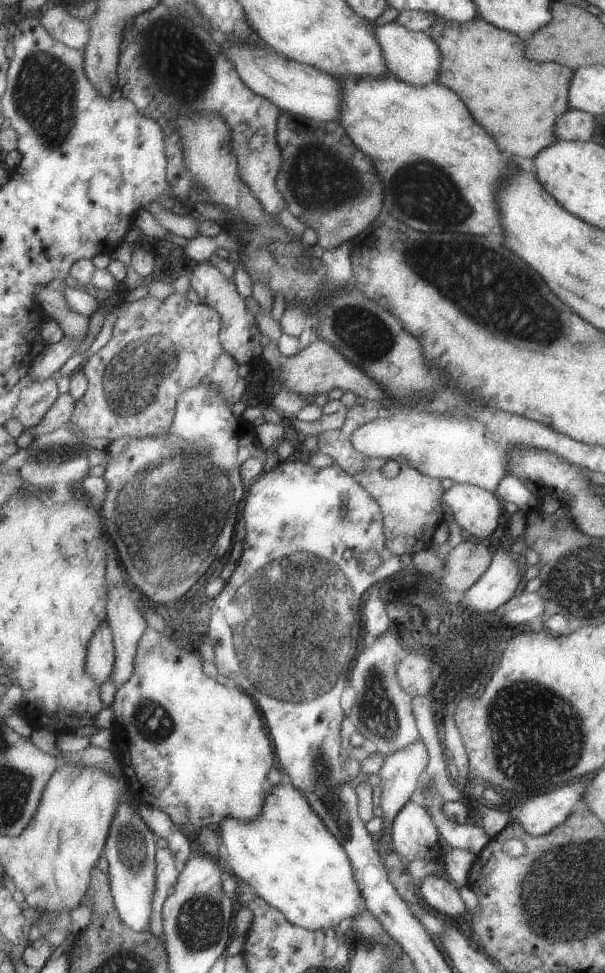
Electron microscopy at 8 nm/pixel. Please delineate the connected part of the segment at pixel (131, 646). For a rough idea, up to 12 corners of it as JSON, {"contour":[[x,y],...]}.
{"contour":[[109,584],[108,625],[116,642],[111,680],[133,676],[147,620],[133,586]]}

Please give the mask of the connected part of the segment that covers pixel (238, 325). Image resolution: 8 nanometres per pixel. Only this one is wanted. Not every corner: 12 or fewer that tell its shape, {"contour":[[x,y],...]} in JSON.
{"contour":[[209,261],[189,287],[223,314],[220,339],[239,364],[262,356],[262,331],[235,280]]}

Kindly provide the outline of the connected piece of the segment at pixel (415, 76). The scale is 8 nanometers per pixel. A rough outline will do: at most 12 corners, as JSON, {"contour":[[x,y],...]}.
{"contour":[[396,20],[373,26],[391,74],[438,82],[442,52]]}

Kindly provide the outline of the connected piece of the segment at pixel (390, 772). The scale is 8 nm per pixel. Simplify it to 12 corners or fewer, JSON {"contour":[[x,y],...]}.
{"contour":[[422,741],[387,758],[379,814],[393,824],[418,797],[429,752]]}

